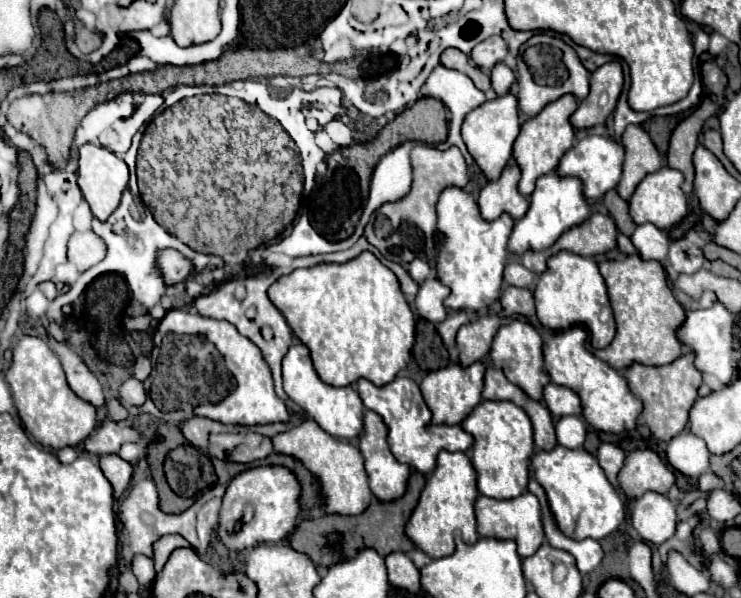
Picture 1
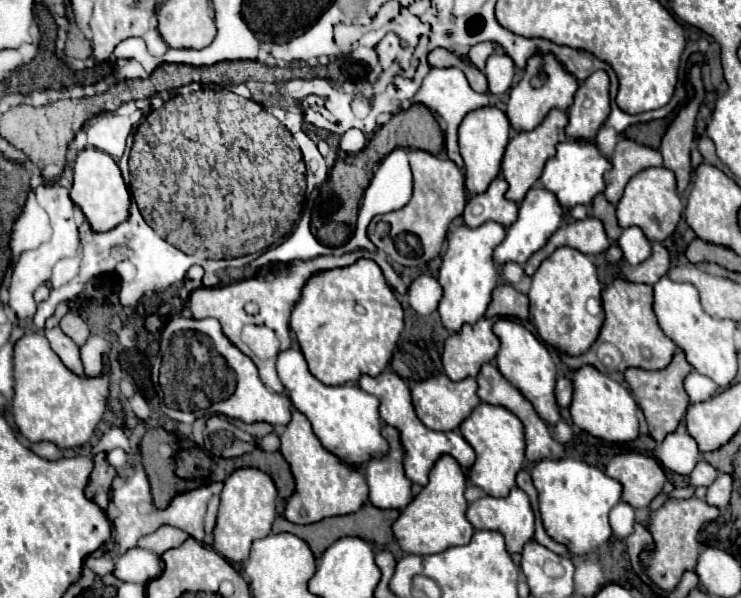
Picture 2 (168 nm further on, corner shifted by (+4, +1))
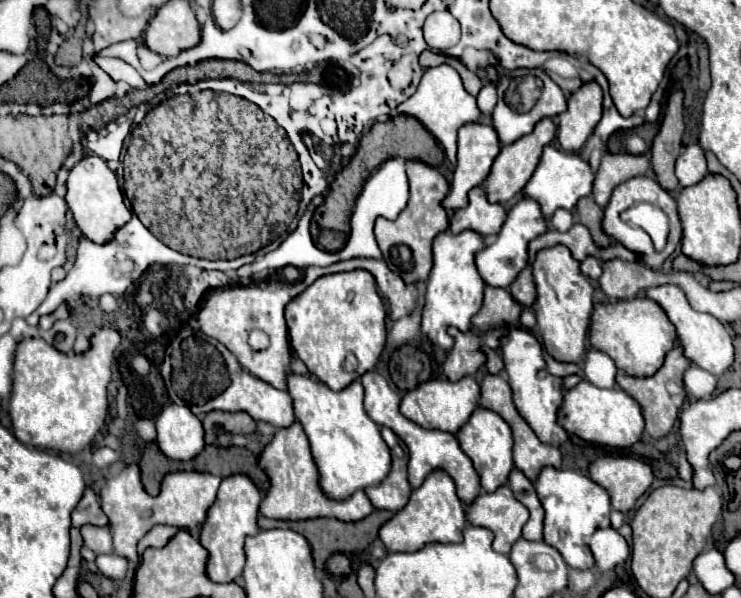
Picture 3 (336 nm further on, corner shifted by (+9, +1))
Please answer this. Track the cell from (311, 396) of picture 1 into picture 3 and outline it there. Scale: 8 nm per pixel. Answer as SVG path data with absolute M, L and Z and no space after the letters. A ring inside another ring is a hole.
M293 373L287 379L287 391L293 397L295 417L311 443L311 455L319 471L319 487L329 499L347 499L353 491L385 479L391 467L391 451L381 437L379 425L363 409L363 385L359 381L335 393L313 377Z

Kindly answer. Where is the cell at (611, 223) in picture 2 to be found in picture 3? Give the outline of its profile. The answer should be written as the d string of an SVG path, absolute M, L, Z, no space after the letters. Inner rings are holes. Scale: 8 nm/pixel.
M585 197L577 203L577 217L585 227L589 227L589 233L593 235L593 241L597 243L597 247L609 247L611 245L611 239L601 229L603 209L591 197Z

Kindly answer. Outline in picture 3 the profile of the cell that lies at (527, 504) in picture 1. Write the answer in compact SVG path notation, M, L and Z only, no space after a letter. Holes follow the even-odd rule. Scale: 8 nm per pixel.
M507 485L493 493L481 493L467 507L467 521L475 527L485 527L495 533L493 549L509 553L513 543L521 537L521 529L529 519L529 511L519 503Z

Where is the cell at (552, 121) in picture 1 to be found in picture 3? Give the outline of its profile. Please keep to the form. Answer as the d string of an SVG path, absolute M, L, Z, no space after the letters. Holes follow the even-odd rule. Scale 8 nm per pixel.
M541 119L535 125L533 133L517 139L511 145L501 147L501 151L499 151L497 159L493 161L493 167L491 167L491 171L489 171L487 179L485 179L485 185L483 185L489 203L507 203L509 199L513 199L525 187L525 183L531 179L531 175L533 175L533 171L535 171L535 167L539 163L543 147L551 143L551 139L555 137L555 131L557 131L557 127L555 127L555 123L551 119Z

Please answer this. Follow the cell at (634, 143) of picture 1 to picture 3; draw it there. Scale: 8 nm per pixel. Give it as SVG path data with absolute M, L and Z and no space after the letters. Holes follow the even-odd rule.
M605 153L601 159L601 165L595 173L595 181L593 181L593 199L599 207L605 207L609 203L609 197L613 193L613 189L633 177L641 177L649 171L651 161L649 155L611 155Z

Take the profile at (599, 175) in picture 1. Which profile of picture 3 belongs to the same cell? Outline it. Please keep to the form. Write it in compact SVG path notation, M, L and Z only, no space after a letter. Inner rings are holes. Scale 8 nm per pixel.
M547 145L543 149L543 155L539 159L539 165L529 179L529 183L523 187L523 197L529 197L541 205L541 213L545 219L551 219L557 209L571 211L581 197L587 197L593 187L593 171L587 161L583 161L577 153L567 153L563 149L555 149Z

